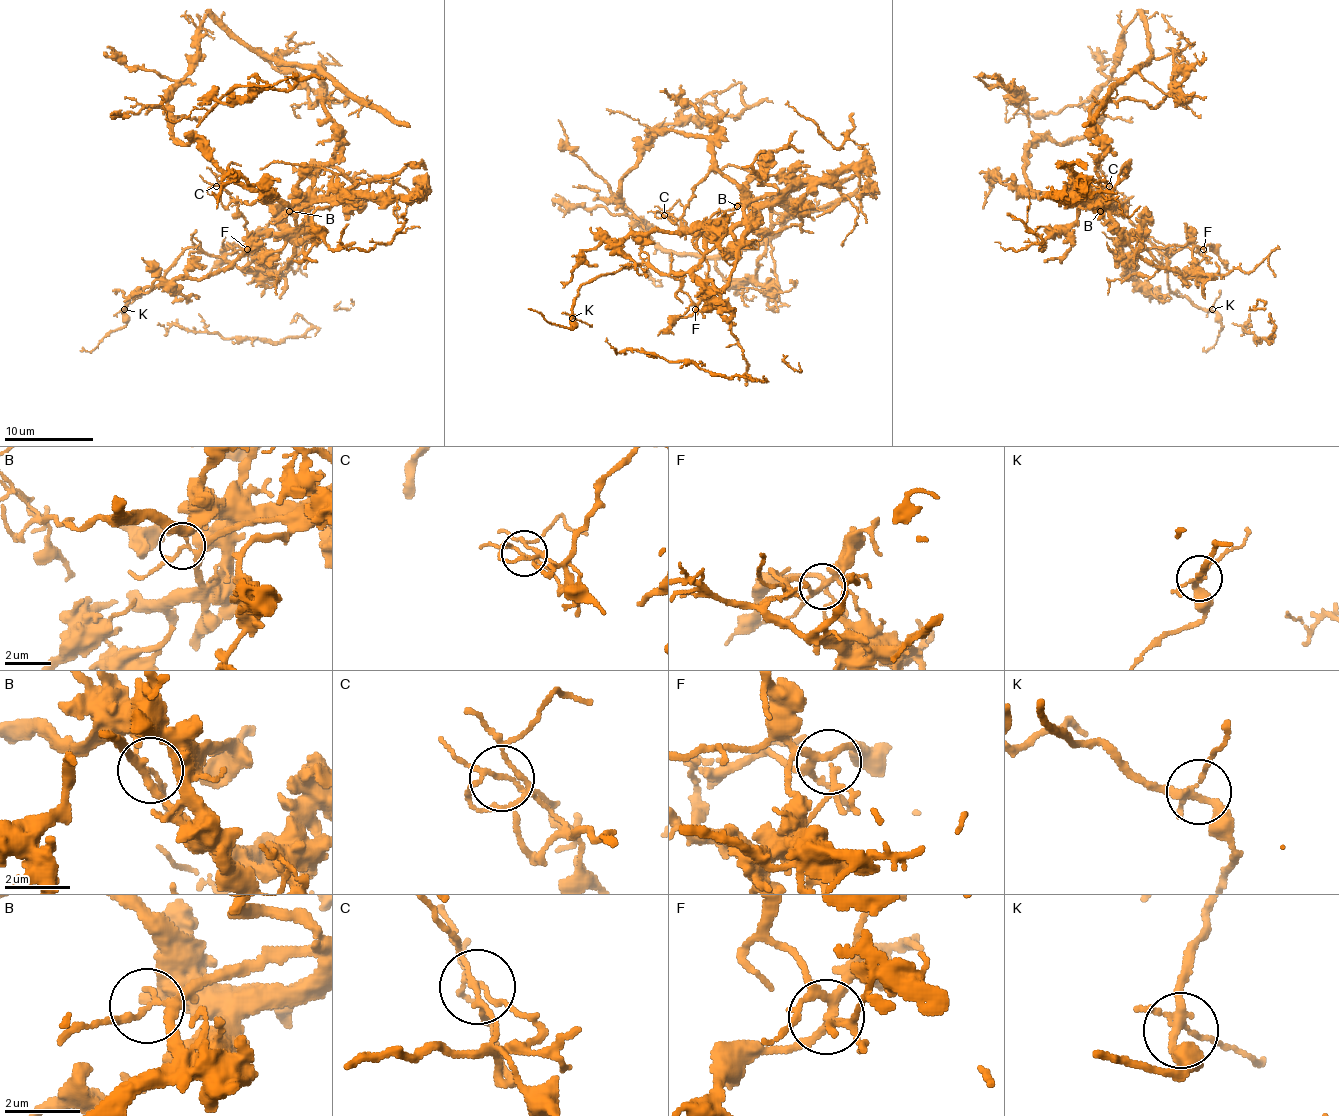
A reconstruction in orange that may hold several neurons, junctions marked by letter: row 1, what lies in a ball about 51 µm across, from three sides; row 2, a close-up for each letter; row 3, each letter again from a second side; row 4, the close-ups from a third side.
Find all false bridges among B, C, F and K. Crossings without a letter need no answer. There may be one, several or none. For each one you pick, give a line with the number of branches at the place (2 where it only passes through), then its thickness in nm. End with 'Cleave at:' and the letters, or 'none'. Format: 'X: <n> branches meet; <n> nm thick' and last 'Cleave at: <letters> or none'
C: 7 branches meet; 90 nm thick
Cleave at: C

